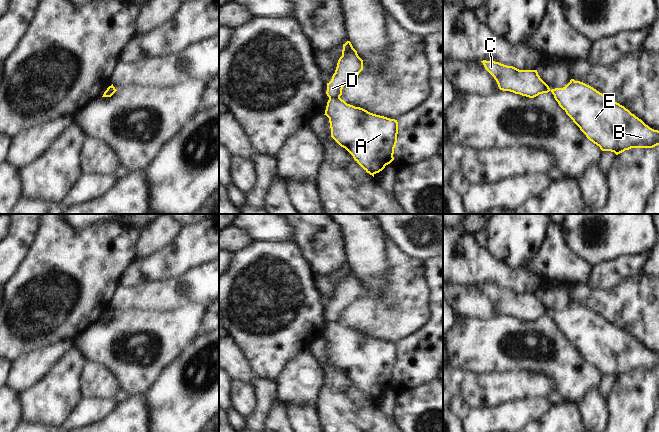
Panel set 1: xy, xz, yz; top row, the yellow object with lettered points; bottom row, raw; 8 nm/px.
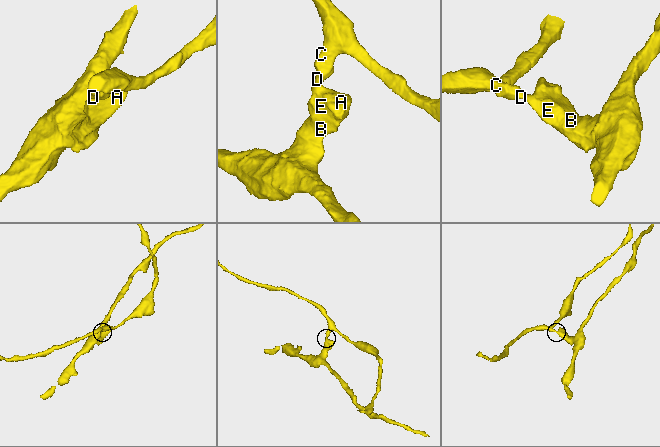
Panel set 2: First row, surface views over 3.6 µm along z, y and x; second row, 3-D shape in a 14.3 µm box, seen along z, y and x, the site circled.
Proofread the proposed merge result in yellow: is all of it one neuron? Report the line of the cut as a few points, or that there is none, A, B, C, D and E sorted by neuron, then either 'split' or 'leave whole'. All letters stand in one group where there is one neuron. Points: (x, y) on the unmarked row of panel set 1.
cut xz (329, 321), (339, 322); groups A B E / C D; split

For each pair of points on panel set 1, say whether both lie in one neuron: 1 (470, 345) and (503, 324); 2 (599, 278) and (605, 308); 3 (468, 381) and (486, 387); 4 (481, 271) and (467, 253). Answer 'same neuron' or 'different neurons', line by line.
1: same neuron
2: different neurons
3: same neuron
4: same neuron

